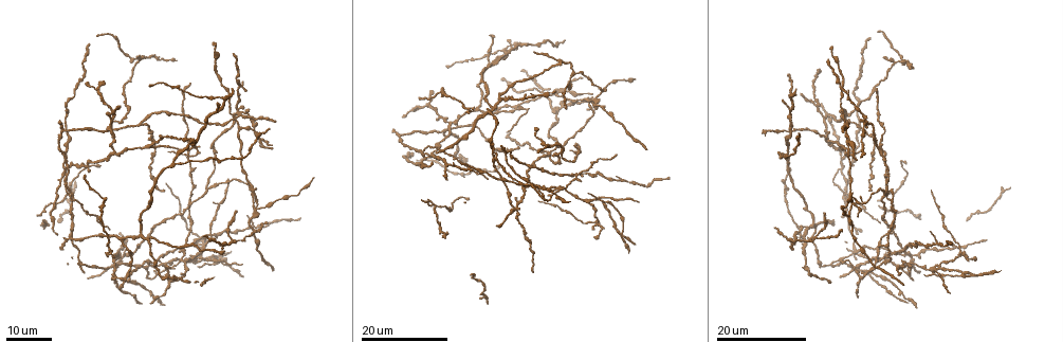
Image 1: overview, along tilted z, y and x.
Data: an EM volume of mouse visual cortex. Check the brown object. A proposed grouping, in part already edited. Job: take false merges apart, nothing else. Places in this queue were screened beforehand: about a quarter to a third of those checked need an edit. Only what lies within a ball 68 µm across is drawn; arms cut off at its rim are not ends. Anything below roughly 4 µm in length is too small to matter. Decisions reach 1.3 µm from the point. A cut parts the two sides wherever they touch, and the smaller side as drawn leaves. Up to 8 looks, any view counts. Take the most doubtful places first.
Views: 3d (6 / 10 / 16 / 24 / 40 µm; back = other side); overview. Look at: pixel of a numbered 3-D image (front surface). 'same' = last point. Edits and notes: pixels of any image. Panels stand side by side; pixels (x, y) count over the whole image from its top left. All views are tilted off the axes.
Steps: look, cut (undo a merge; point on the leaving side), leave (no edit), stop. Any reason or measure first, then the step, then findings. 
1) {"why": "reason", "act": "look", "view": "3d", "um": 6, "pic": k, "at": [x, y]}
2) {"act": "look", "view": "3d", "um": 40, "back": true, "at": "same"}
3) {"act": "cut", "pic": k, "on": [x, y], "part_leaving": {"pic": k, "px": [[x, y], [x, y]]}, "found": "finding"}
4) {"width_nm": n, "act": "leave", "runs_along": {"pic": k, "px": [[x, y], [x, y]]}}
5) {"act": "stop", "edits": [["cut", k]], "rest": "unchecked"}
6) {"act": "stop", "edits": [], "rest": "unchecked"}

{"why": "four or more arms meet", "act": "look", "view": "3d", "um": 16, "pic": 1, "at": [173, 261]}

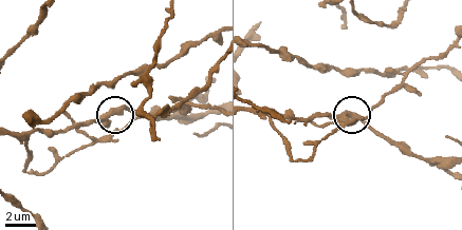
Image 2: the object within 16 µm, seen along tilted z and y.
{"why": "closer look", "act": "look", "view": "3d", "um": 10, "pic": 2, "at": [108, 123]}

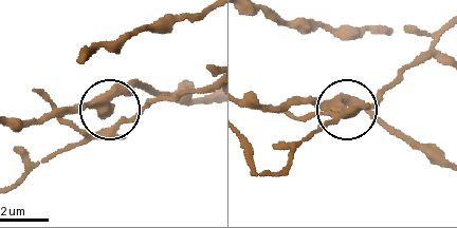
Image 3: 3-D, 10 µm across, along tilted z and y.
{"why": "zoom in", "act": "look", "view": "3d", "um": 6, "pic": 3, "at": [109, 108]}

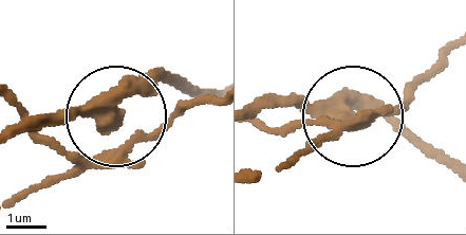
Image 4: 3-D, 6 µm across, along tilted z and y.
{"arms": 4, "act": "leave", "found": "all the same cell"}

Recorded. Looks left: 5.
{"why": "four arms meet", "act": "look", "view": "3d", "um": 24, "pic": 1, "at": [962, 254]}

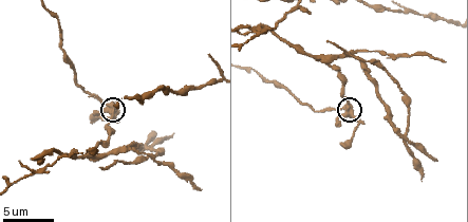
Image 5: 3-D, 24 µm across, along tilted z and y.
{"why": "closer look", "act": "look", "view": "3d", "um": 6, "pic": 5, "at": [106, 107]}

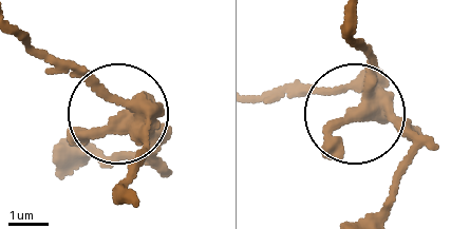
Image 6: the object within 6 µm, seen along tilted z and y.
{"act": "cut", "pic": 6, "on": [402, 136], "part_leaving": {"pic": 6, "px": [[370, 95], [259, 99]]}, "found": "a second cell is stuck on"}

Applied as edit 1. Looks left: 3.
{"why": "four or more arms meet", "act": "look", "view": "3d", "um": 10, "pic": 5, "at": [322, 58]}

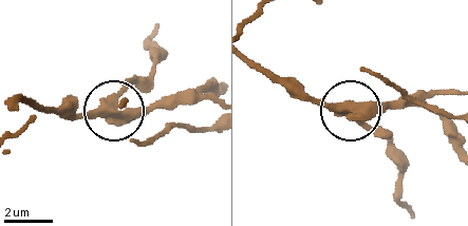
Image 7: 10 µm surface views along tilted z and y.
{"side_arm_um": 11, "act": "leave", "found": "one cell here"}

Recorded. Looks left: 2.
{"why": "a fork", "act": "look", "view": "3d", "um": 16, "pic": 1, "at": [142, 125]}

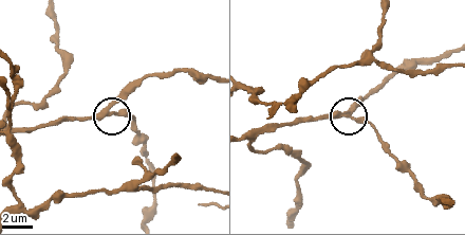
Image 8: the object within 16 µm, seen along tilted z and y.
{"act": "look", "view": "3d", "um": 10, "pic": 8, "at": [111, 115]}

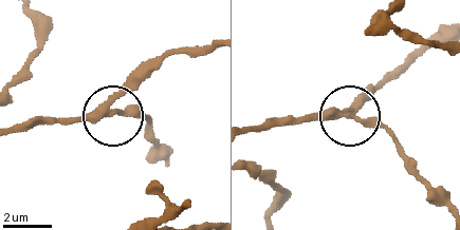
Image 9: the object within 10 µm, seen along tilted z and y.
{"side_arm_um": 24, "act": "leave", "found": "all the same cell"}

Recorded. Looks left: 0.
{"act": "stop", "edits": [["cut", 6]], "rest": "unchecked"}

